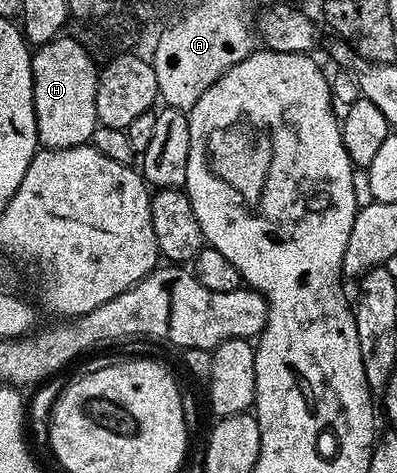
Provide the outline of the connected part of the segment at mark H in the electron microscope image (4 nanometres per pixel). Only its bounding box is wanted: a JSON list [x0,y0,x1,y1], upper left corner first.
[32,35,98,149]

